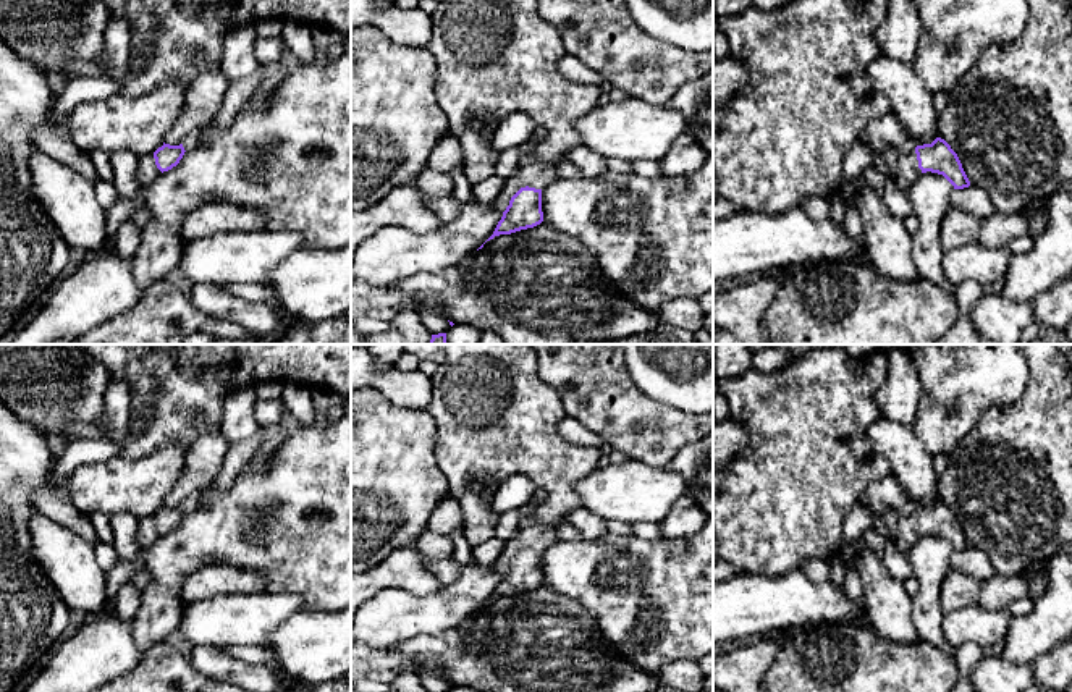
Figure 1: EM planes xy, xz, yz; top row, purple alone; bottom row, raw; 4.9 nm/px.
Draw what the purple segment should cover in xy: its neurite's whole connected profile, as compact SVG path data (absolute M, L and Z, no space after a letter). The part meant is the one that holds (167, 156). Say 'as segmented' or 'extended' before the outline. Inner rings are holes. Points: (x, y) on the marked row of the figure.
extended | M199 131L179 146L165 144L154 154L139 157L136 178L141 186L150 184L160 173L171 170L179 163L184 152L199 142Z

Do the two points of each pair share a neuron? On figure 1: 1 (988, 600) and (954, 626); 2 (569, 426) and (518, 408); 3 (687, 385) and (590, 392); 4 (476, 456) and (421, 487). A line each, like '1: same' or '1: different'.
1: different
2: different
3: different
4: different

